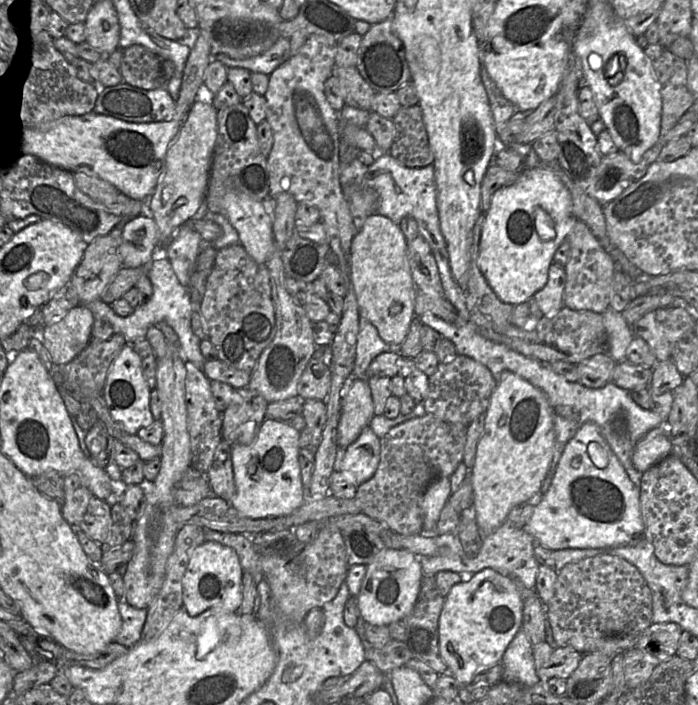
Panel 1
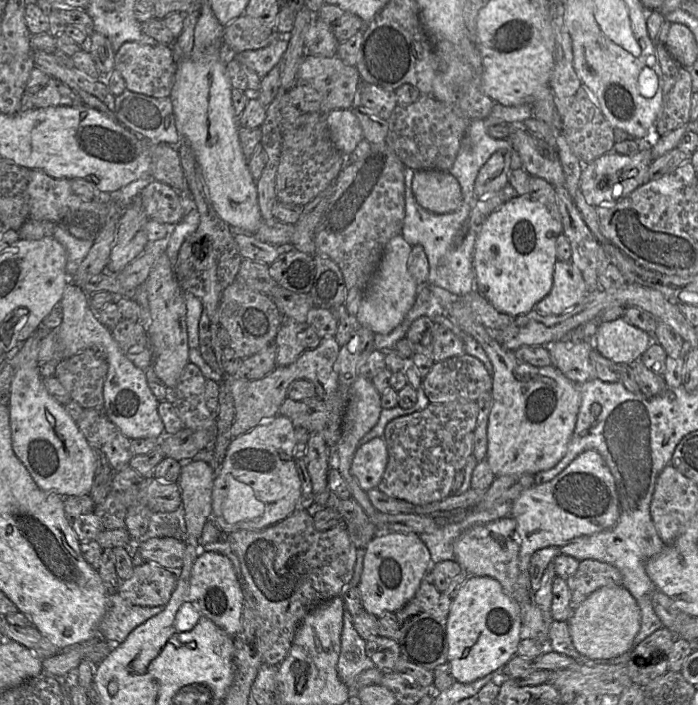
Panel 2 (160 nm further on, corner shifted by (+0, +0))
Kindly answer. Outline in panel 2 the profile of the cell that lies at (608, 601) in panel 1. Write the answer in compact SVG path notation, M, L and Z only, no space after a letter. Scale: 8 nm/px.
M585 559L579 562L577 571L565 581L571 592L570 607L575 610L597 589L622 586L622 575L611 564Z

